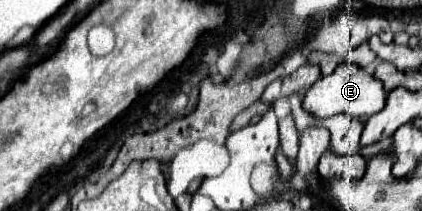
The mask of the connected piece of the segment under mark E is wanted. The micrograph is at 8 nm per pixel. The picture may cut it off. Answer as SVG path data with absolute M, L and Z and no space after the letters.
M344 63L328 77L318 79L306 91L306 97L304 97L304 109L314 113L320 119L326 119L326 117L332 117L338 113L348 113L348 115L366 119L366 115L370 117L370 115L378 113L384 107L384 103L386 103L386 91L384 91L382 83L354 63Z

